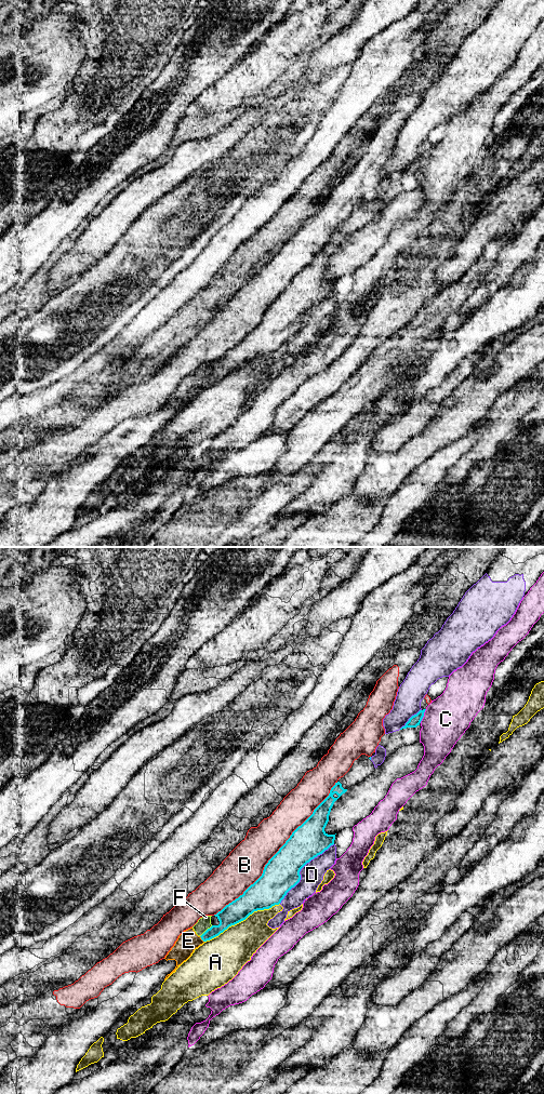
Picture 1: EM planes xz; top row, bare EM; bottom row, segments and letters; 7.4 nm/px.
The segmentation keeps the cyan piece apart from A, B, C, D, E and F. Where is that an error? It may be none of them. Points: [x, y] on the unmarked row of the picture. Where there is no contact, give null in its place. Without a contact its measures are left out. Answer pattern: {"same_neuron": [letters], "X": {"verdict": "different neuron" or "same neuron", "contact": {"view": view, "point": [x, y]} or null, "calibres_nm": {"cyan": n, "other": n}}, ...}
{"same_neuron": [], "A": {"verdict": "different neuron", "contact": {"view": "xz", "point": [241, 367]}, "calibres_nm": {"cyan": 220, "other": 300}}, "B": {"verdict": "different neuron", "contact": {"view": "xz", "point": [277, 298]}, "calibres_nm": {"cyan": 260, "other": 280}}, "C": {"verdict": "different neuron", "contact": {"view": "xz", "point": [423, 162]}, "calibres_nm": {"cyan": 80, "other": 340}}, "D": {"verdict": "different neuron", "contact": {"view": "xz", "point": [300, 317]}, "calibres_nm": {"cyan": 260, "other": 170}}, "E": {"verdict": "different neuron", "contact": {"view": "xz", "point": [201, 385]}, "calibres_nm": {"cyan": 140, "other": 160}}, "F": {"verdict": "different neuron", "contact": {"view": "xz", "point": [206, 377]}, "calibres_nm": {"cyan": 160, "other": 100}}}

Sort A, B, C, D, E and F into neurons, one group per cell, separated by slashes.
A / B / C / D / E F

